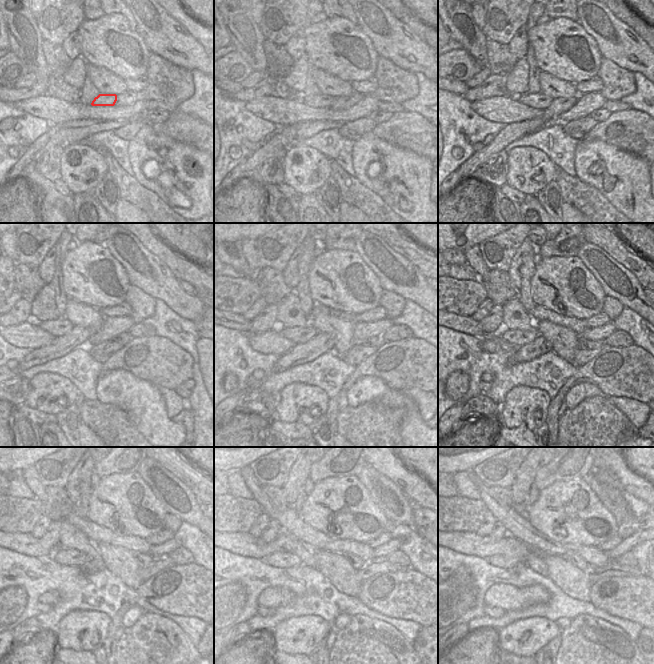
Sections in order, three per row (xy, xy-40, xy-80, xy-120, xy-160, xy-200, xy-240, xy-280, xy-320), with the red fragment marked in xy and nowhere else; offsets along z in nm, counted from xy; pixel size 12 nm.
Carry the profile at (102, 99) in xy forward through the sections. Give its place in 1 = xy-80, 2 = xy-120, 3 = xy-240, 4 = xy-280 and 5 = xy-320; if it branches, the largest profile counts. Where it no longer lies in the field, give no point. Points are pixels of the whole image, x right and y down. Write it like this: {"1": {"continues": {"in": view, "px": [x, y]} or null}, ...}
{"1": {"continues": {"in": "xy-80", "px": [537, 101]}}, "2": {"continues": {"in": "xy-120", "px": [89, 325]}}, "3": {"continues": {"in": "xy-240", "px": [71, 557]}}, "4": {"continues": {"in": "xy-280", "px": [283, 559]}}, "5": {"continues": {"in": "xy-320", "px": [504, 562]}}}

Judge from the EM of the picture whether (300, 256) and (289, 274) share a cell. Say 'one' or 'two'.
one

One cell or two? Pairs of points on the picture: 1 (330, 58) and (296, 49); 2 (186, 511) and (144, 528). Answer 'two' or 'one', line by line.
1: two
2: two

